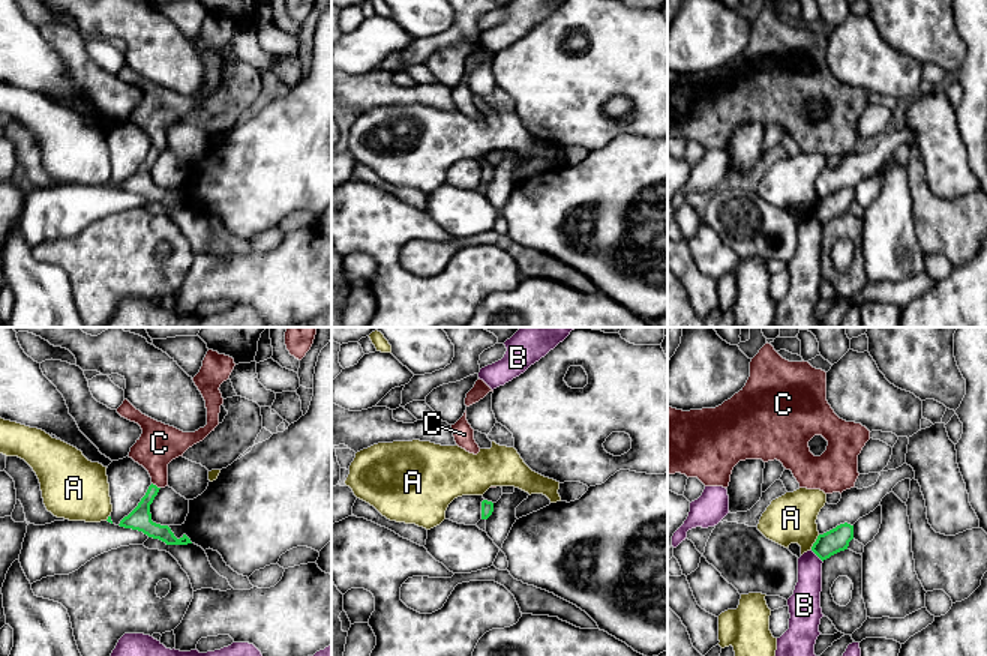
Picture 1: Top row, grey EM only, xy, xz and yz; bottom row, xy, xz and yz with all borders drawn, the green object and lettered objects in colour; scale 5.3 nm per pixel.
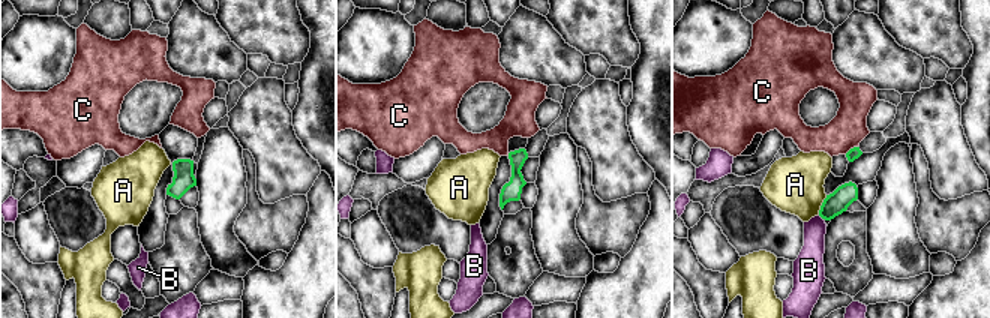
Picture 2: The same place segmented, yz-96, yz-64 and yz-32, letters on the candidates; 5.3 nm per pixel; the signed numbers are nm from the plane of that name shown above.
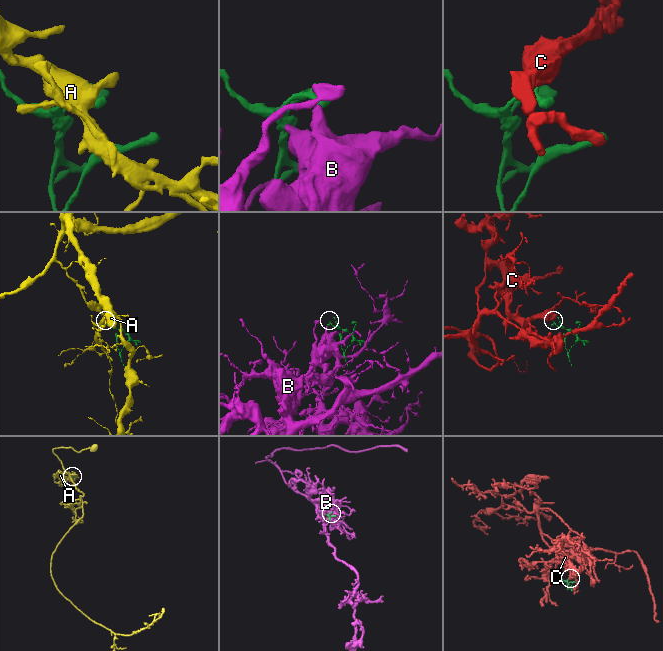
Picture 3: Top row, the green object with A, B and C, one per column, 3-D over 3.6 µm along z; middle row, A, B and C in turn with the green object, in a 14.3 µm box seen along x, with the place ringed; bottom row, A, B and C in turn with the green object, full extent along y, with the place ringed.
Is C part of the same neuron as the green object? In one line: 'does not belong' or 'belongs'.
does not belong

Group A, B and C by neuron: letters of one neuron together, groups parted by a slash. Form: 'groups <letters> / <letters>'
groups A / B / C

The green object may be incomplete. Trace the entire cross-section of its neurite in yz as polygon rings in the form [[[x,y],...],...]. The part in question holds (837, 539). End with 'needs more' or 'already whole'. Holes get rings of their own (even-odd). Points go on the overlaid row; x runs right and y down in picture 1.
[[[844,522],[824,534],[819,534],[812,546],[812,551],[824,561],[831,555],[848,549],[852,539],[854,525]]] | already whole

